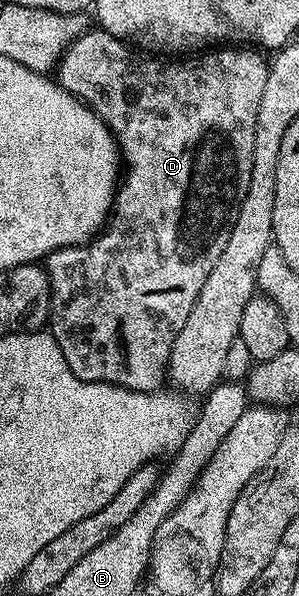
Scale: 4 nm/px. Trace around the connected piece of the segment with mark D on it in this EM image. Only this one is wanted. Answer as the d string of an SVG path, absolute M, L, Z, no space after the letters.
M85 30L83 35L79 35L65 49L64 56L55 68L54 79L75 99L81 99L87 107L91 107L92 112L107 125L119 146L120 158L126 170L119 180L112 209L102 233L76 247L51 251L43 260L42 267L47 272L48 288L52 294L48 306L50 330L54 341L58 341L58 349L62 349L62 357L66 357L66 365L70 365L74 377L87 383L113 383L131 391L152 393L159 388L156 386L160 382L165 382L174 337L178 337L182 325L186 325L186 317L190 317L190 309L194 309L194 301L198 301L198 293L202 293L202 285L206 285L210 269L214 269L222 249L226 249L226 241L230 241L234 221L238 221L240 202L245 199L246 188L250 186L250 169L254 165L254 125L258 104L262 102L262 89L266 89L269 60L263 59L259 50L249 49L244 45L224 45L219 49L208 49L203 53L181 58L179 61L165 61L163 58L149 57L133 49L124 40L116 39L106 30L95 30Z

